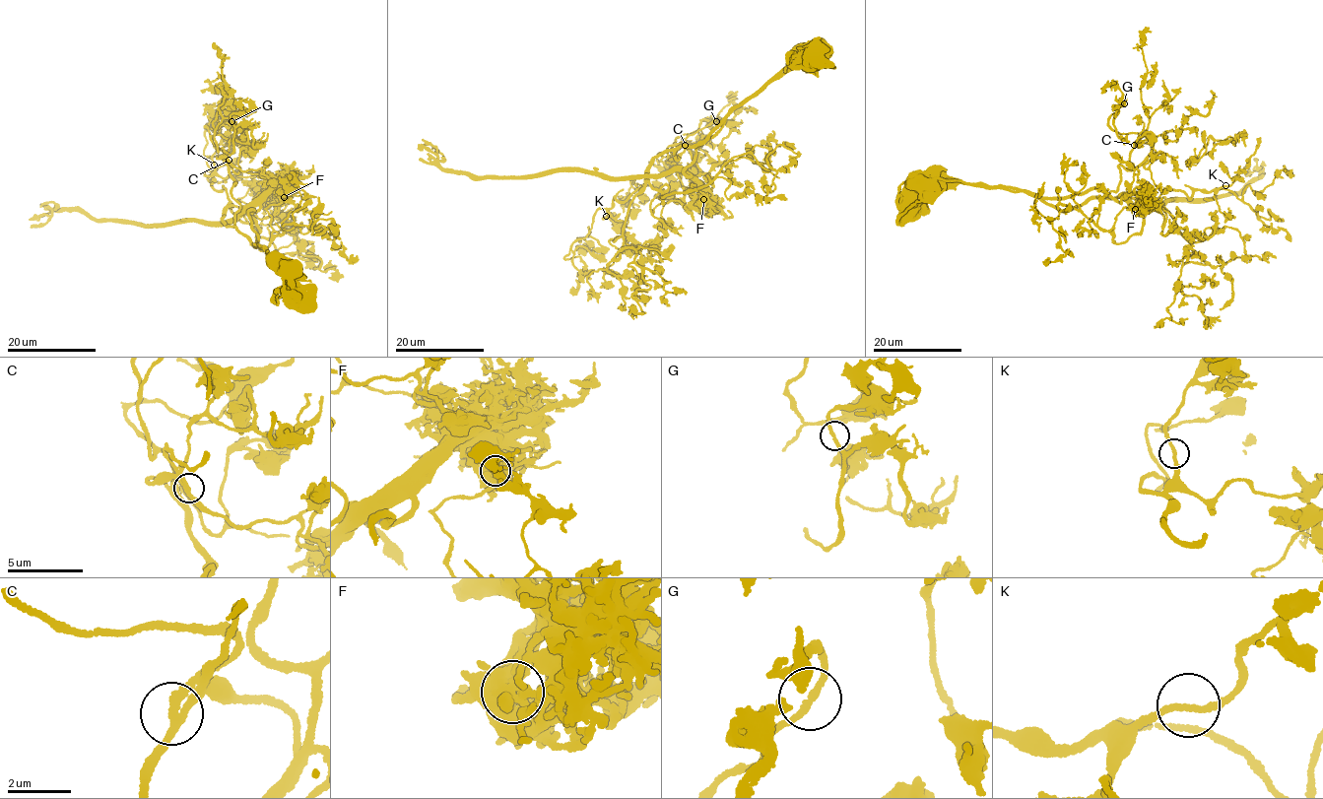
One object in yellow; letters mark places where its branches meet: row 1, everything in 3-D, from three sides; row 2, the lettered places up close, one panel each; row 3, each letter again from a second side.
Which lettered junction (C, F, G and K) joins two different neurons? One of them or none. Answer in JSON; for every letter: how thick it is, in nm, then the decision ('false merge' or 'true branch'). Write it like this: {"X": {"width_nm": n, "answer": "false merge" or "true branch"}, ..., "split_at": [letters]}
{"C": {"width_nm": 280, "answer": "true branch"}, "F": {"width_nm": 700, "answer": "false merge"}, "G": {"width_nm": 190, "answer": "true branch"}, "K": {"width_nm": 180, "answer": "true branch"}, "split_at": ["F"]}

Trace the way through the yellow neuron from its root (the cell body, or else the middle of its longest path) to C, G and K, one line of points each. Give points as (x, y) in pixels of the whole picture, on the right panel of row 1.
C: (908, 208), (963, 182), (1043, 197), (1095, 188), (1120, 202), (1139, 190), (1130, 158), (1134, 145)
G: (908, 208), (963, 182), (1061, 210), (1113, 192), (1119, 166), (1151, 151), (1109, 126), (1124, 103)
K: (908, 208), (963, 182), (1016, 188), (1061, 210), (1098, 196), (1154, 198), (1178, 189), (1189, 197), (1225, 186)

